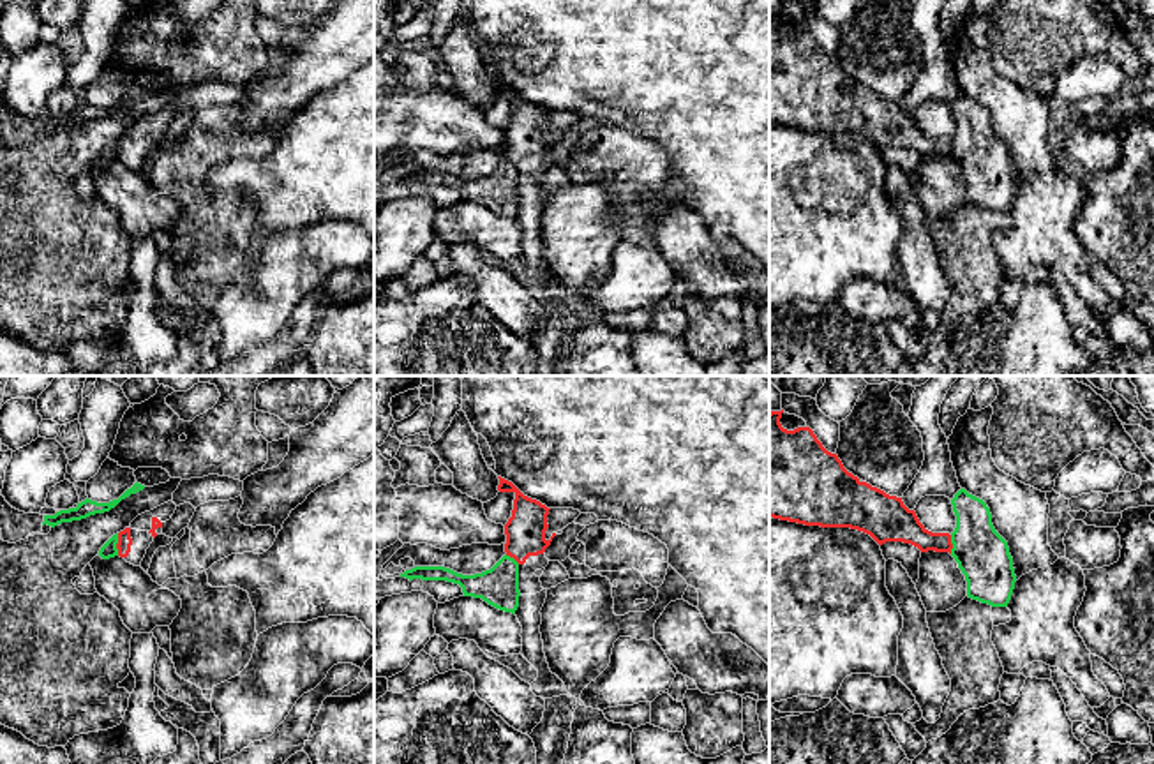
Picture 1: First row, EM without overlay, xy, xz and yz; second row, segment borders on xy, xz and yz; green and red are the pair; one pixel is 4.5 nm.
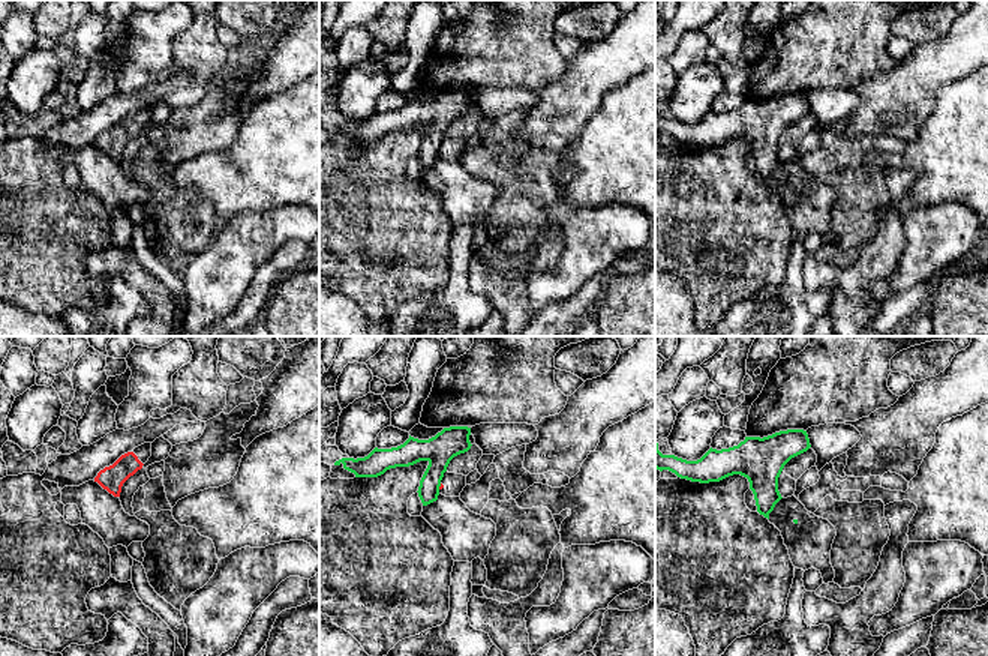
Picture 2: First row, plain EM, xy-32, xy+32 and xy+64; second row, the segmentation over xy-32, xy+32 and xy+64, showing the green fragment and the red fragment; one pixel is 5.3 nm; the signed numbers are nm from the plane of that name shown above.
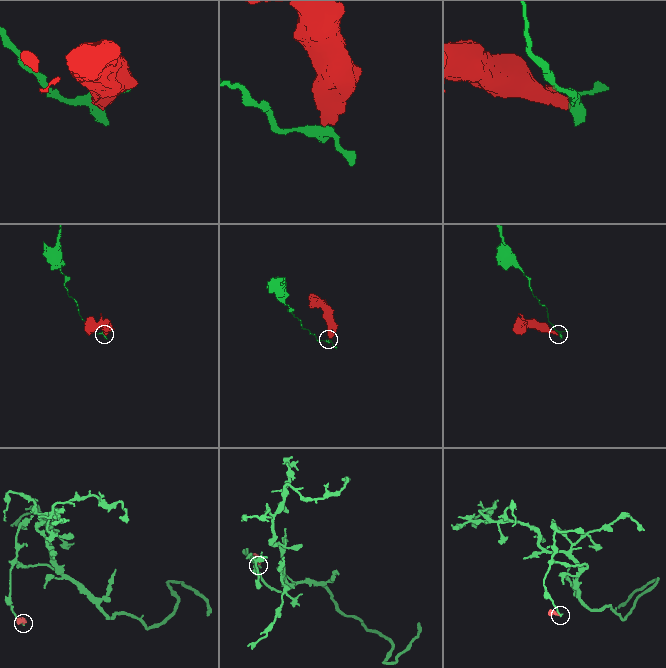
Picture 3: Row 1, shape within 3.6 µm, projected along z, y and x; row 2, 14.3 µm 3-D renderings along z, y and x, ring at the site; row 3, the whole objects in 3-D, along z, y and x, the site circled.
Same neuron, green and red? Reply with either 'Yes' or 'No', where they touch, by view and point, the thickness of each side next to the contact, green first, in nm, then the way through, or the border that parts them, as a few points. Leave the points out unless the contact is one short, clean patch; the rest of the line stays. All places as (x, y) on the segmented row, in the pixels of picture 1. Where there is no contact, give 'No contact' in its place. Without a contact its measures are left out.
No. Touches green at xy (117, 542). Thickness 70 nm (green) against 70 nm. Boundary: xy (119, 533), (117, 554)

